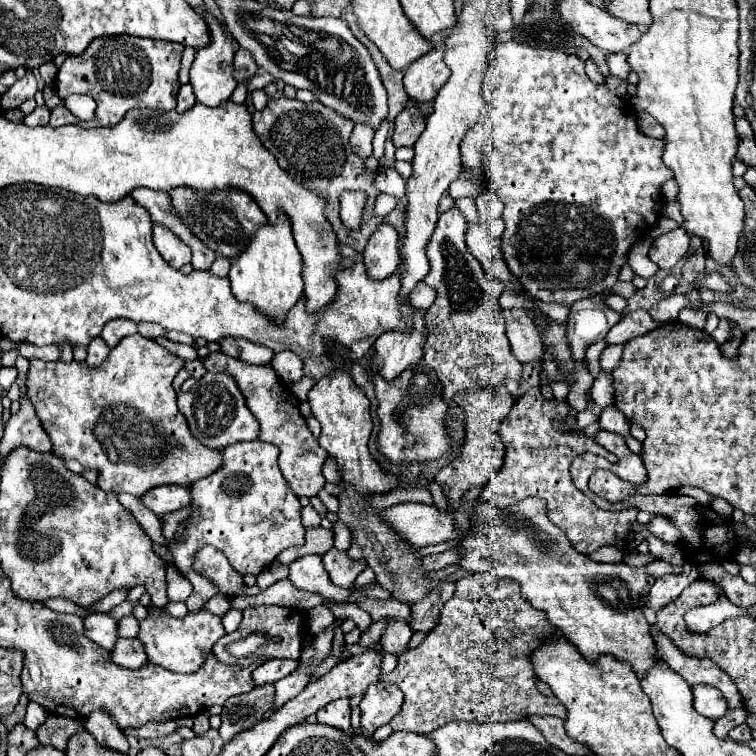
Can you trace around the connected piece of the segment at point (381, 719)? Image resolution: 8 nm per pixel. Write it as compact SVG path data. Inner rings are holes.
M375 683L363 695L361 707L361 735L371 739L375 729L387 725L403 705L403 693L397 687L385 687L383 683Z

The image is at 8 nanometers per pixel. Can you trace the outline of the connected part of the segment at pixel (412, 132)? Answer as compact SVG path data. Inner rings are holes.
M407 105L395 119L393 143L395 147L413 147L419 135L423 133L425 117L417 105Z

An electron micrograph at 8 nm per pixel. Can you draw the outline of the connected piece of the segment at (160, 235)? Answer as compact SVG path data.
M159 223L153 225L153 243L161 257L175 269L181 269L185 263L191 261L191 249L171 229Z

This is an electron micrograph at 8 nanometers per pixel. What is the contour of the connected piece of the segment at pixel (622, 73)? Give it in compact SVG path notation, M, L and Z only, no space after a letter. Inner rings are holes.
M611 53L607 57L607 63L611 67L611 75L615 77L621 77L621 79L627 79L627 73L631 67L627 67L627 59L625 59L625 53Z

